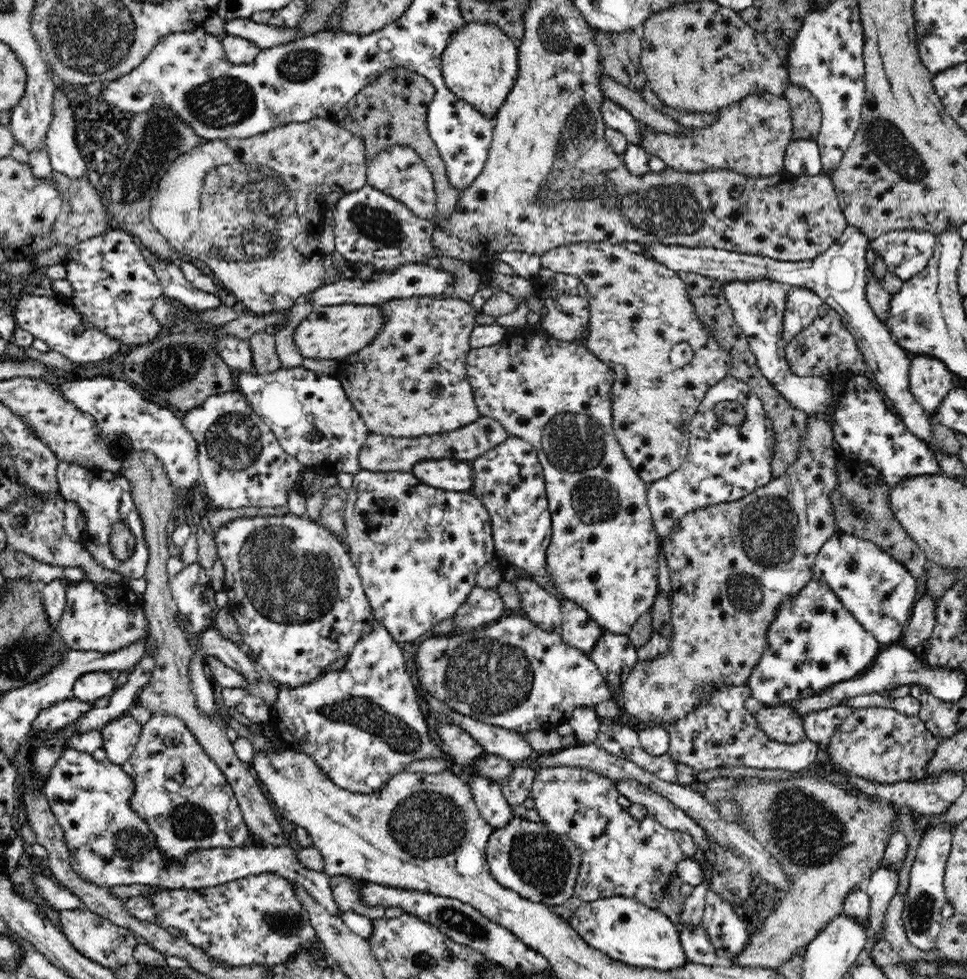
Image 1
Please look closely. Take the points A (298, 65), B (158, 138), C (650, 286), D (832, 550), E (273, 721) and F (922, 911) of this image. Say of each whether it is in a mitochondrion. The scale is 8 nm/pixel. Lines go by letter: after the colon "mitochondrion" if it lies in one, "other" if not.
A: mitochondrion
B: mitochondrion
C: other
D: other
E: other
F: mitochondrion

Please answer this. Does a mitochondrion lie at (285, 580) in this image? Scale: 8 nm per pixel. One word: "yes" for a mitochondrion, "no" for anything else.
yes

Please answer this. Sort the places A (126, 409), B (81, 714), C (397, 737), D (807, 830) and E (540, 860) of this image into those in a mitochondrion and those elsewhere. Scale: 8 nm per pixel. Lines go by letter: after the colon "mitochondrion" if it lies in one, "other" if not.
A: other
B: other
C: mitochondrion
D: mitochondrion
E: mitochondrion

